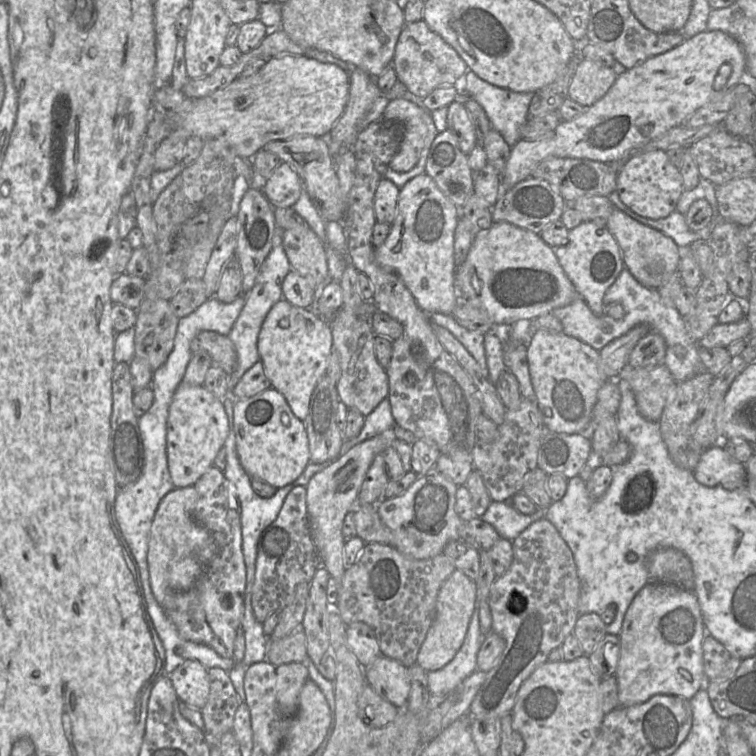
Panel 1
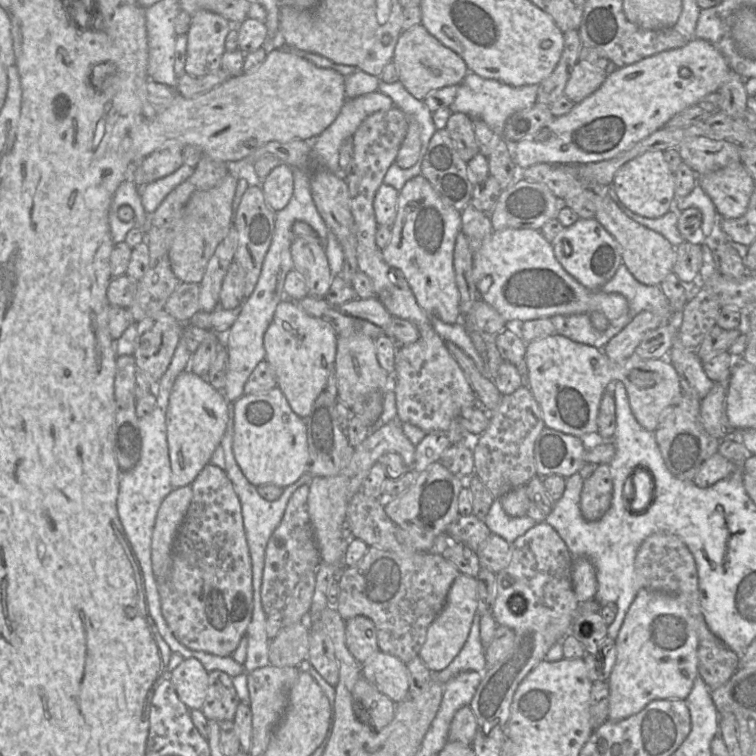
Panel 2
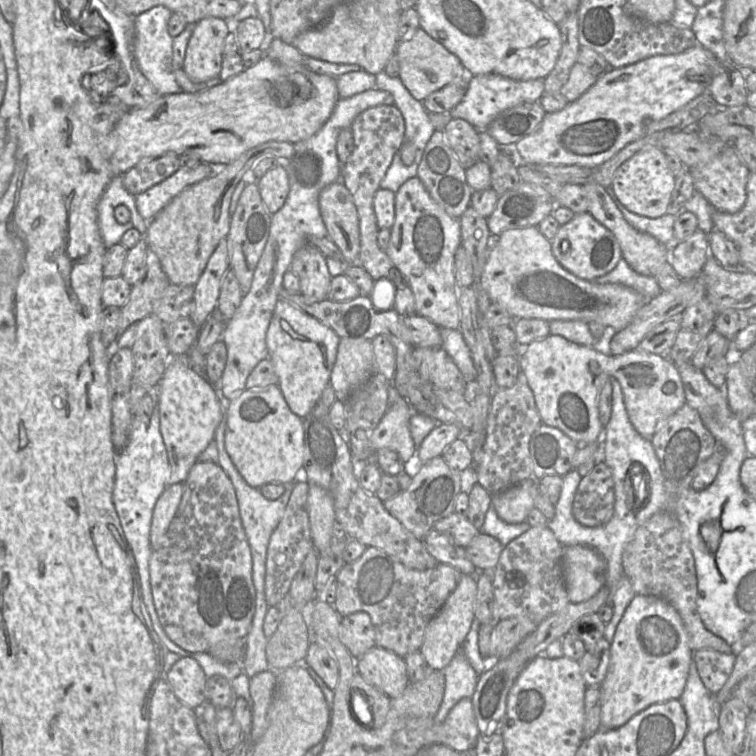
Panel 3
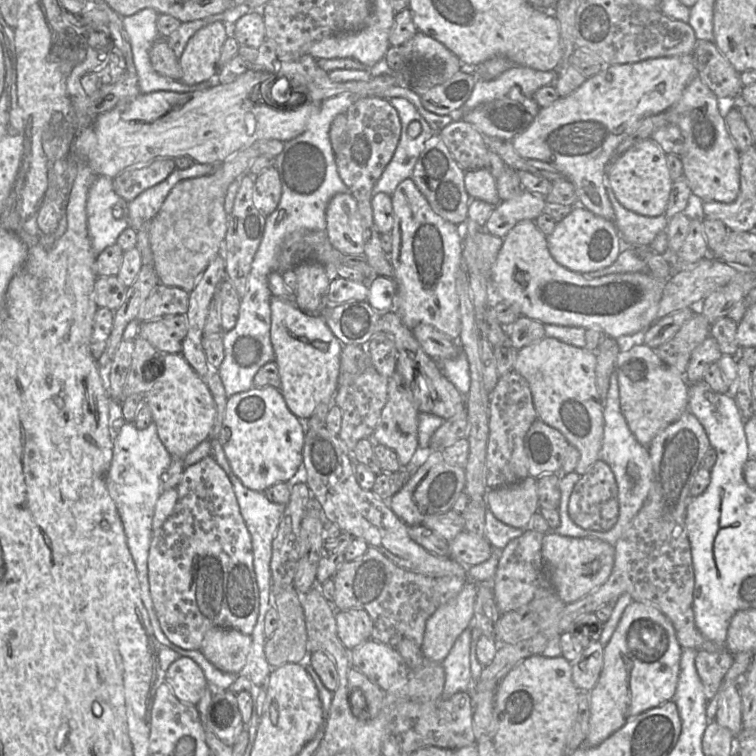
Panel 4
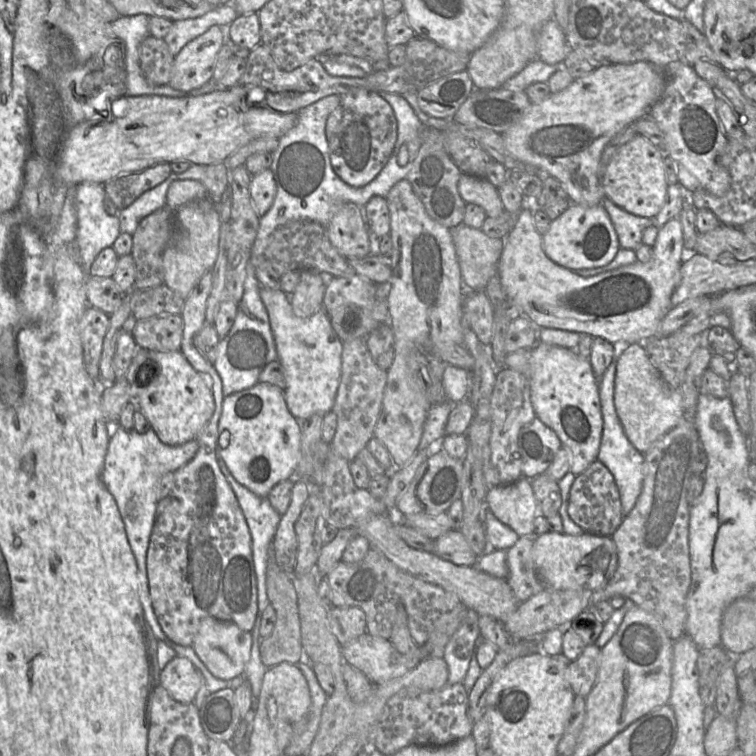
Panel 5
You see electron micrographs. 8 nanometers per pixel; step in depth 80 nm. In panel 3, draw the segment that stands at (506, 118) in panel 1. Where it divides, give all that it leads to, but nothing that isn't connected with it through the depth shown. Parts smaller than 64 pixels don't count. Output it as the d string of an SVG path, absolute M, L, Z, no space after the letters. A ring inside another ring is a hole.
M478 74L469 77L468 90L453 109L449 111L451 118L461 118L476 129L486 129L489 124L504 110L514 106L538 102L544 94L544 79L514 80L498 74Z

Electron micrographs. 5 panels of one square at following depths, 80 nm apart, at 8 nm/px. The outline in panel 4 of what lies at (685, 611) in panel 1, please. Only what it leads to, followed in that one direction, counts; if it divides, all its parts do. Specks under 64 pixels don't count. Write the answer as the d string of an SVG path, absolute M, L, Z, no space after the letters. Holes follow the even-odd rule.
M633 601L624 611L622 618L611 638L609 643L604 648L603 668L598 682L590 691L590 719L589 732L585 742L580 747L596 747L605 741L614 732L623 727L628 721L634 717L650 710L654 707L660 706L663 703L670 701L676 691L678 676L680 671L680 658L682 654L682 647L678 643L676 632L671 621L654 605Z

